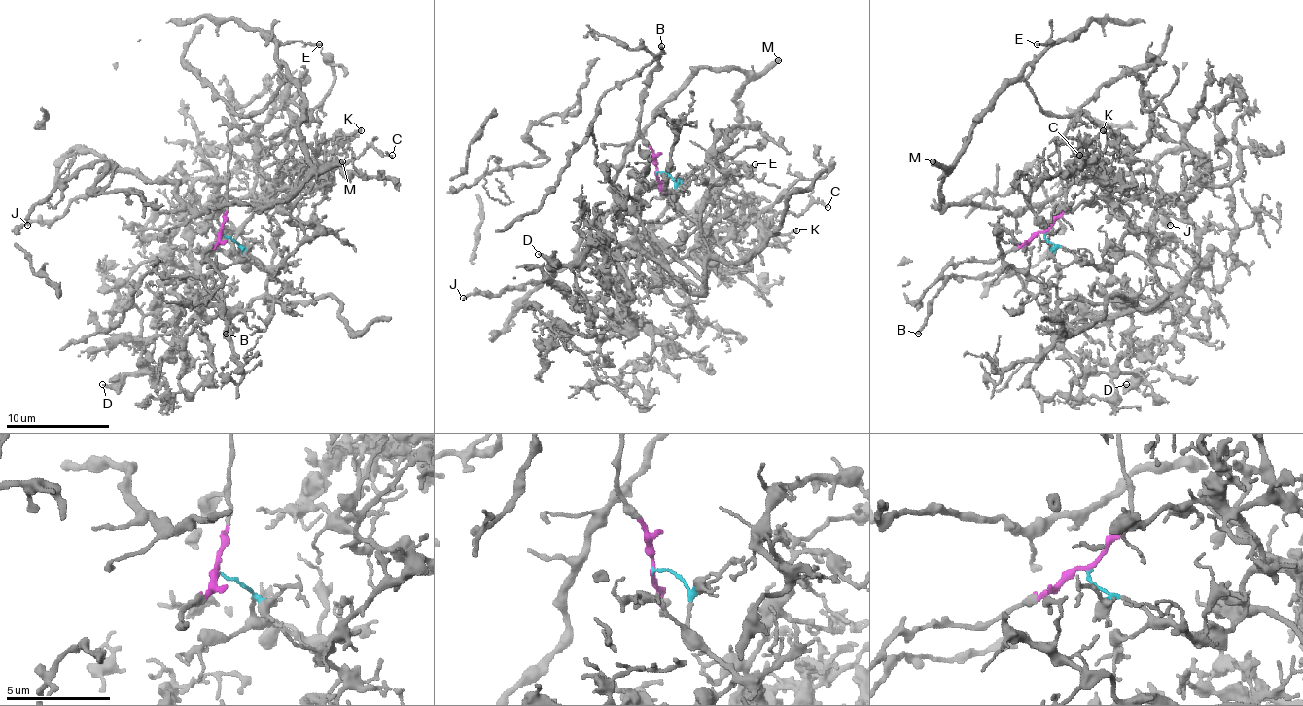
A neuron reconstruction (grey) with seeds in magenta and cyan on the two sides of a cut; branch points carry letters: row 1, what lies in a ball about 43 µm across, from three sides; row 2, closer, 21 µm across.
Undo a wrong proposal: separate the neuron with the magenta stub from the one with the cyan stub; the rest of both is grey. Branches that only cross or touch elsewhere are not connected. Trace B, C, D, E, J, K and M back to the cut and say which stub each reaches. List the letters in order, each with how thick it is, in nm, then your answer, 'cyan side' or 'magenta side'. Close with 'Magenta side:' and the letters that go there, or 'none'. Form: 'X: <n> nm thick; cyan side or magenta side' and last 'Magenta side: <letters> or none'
B: 200 nm thick; magenta side
C: 180 nm thick; cyan side
D: 240 nm thick; cyan side
E: 180 nm thick; magenta side
J: 190 nm thick; magenta side
K: 130 nm thick; cyan side
M: 440 nm thick; magenta side
Magenta side: B, E, J, M

